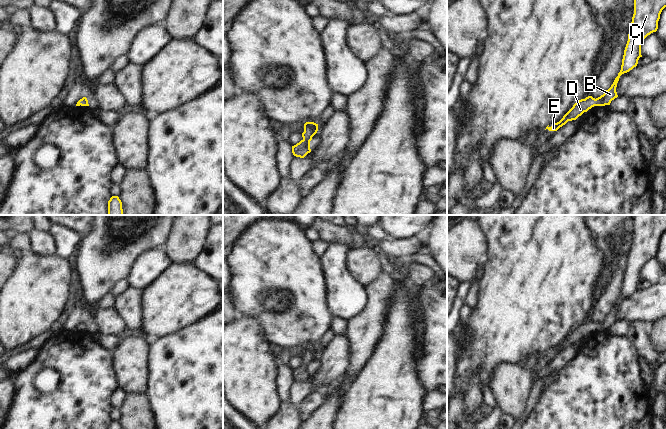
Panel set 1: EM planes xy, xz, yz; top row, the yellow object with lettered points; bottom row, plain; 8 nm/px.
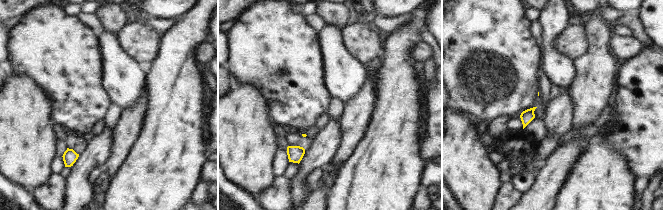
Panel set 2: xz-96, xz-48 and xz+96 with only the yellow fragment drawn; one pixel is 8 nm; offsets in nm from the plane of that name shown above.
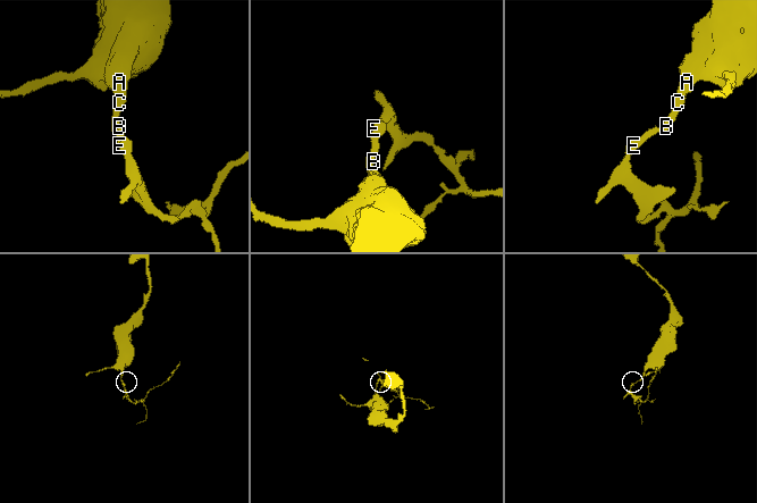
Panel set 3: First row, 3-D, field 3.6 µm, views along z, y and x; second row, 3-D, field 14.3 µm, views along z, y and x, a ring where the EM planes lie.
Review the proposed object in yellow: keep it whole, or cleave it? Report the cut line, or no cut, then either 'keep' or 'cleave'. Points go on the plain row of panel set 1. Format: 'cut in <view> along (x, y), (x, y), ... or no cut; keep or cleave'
no cut; keep

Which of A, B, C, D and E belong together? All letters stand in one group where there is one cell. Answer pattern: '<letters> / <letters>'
A B C D E

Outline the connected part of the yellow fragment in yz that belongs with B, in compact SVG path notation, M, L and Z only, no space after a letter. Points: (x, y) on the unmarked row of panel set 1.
M632 215L634 219L634 238L630 248L628 265L624 274L621 294L611 311L598 322L588 320L577 325L563 342L546 351L549 355L557 355L568 345L576 344L584 336L594 330L610 329L618 321L617 307L622 298L637 290L641 279L641 269L644 263L658 253L658 245L662 234L666 231L666 215Z

